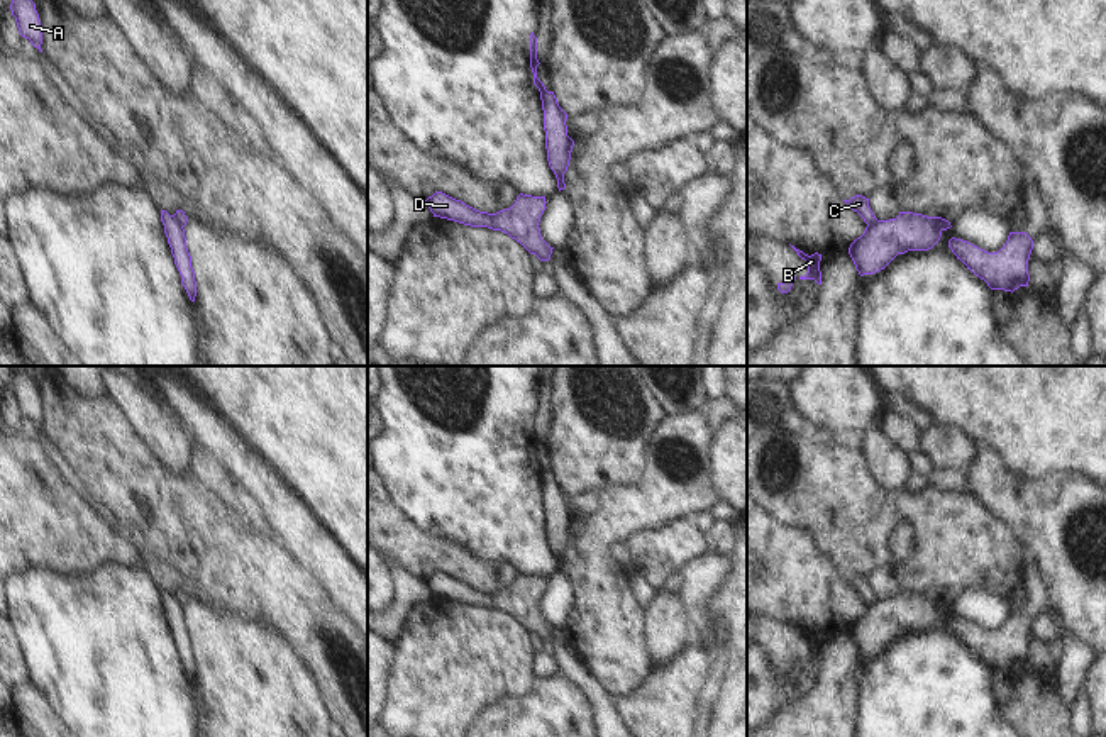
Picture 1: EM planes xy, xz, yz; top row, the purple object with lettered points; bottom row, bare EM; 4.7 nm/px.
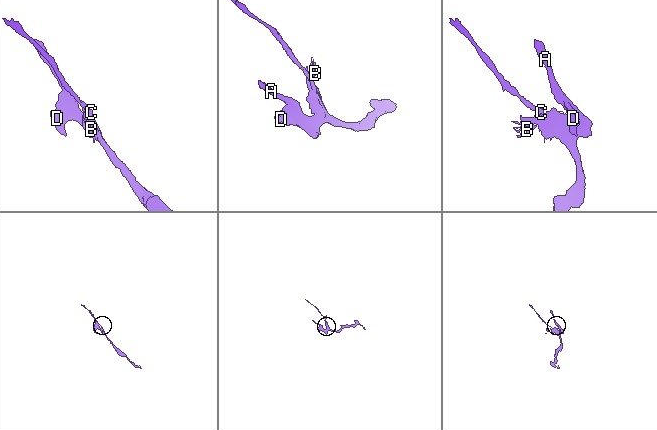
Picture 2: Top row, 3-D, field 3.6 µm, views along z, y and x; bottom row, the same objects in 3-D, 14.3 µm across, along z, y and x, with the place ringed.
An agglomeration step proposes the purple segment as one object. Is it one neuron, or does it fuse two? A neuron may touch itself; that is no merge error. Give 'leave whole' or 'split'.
split

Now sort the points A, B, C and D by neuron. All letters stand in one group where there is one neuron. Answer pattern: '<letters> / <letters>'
A B D / C

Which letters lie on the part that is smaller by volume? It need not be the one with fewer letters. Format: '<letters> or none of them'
C

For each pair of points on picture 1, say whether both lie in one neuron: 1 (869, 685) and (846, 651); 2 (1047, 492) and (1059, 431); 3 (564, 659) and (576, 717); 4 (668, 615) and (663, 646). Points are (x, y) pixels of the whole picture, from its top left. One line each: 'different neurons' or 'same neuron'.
1: different neurons
2: different neurons
3: different neurons
4: same neuron

